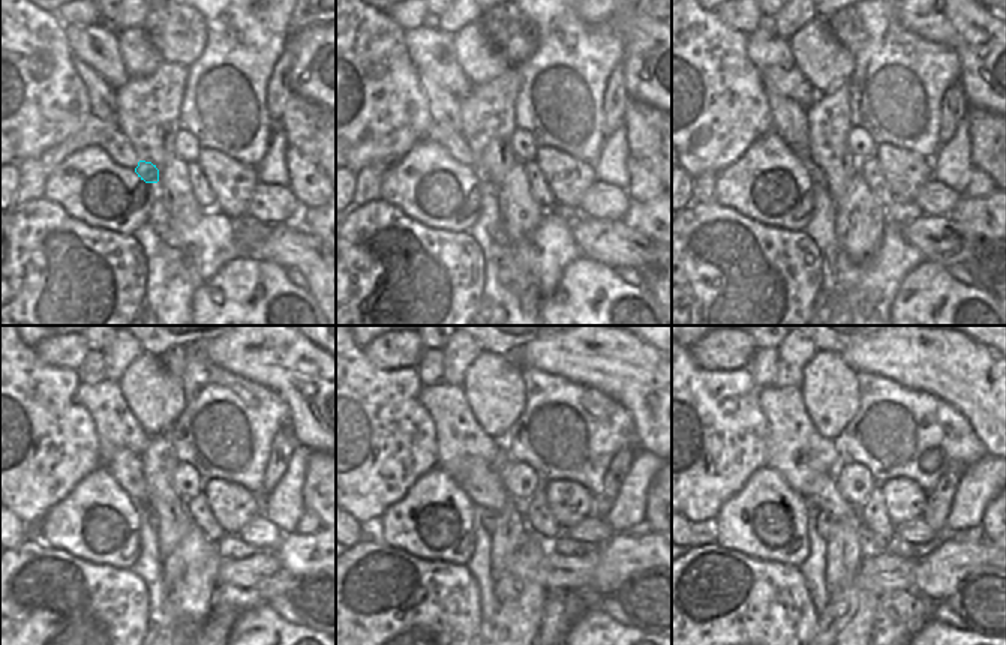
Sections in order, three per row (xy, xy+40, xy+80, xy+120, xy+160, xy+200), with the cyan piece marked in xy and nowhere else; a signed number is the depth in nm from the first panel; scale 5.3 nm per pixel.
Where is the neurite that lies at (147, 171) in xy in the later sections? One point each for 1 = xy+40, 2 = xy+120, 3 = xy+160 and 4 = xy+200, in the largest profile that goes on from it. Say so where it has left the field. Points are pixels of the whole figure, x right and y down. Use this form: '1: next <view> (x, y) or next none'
1: next xy+40 (480, 171)
2: next xy+120 (152, 518)
3: next xy+160 (489, 516)
4: next xy+200 (826, 525)

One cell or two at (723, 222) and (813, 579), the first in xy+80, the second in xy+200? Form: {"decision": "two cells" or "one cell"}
{"decision": "two cells"}

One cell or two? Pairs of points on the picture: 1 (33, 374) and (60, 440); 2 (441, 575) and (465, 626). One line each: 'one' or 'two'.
1: one
2: one

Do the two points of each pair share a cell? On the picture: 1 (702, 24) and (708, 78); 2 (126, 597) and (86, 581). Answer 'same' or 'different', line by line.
1: same
2: same

